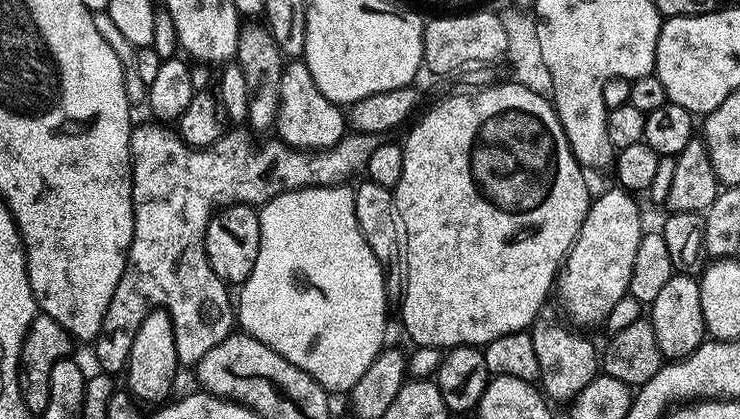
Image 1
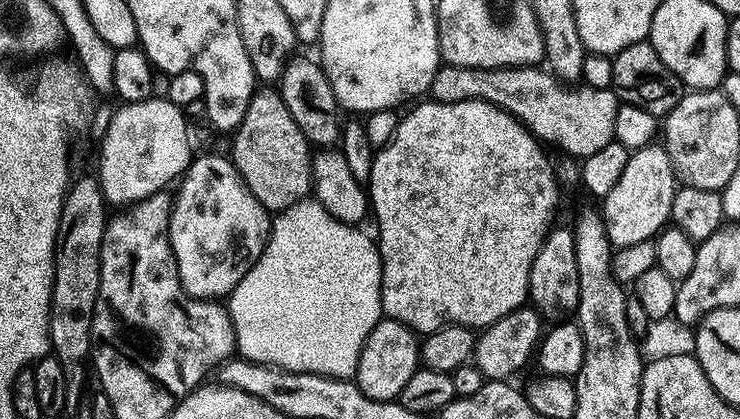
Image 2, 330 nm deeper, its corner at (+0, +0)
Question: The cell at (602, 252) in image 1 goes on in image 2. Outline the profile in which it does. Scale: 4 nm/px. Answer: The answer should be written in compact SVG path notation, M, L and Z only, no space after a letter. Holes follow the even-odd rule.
M649 142L643 148L635 149L626 162L626 170L622 170L622 178L618 178L618 186L602 200L606 234L613 249L652 240L669 223L677 187L678 177L667 147L660 145L659 148L655 142Z

